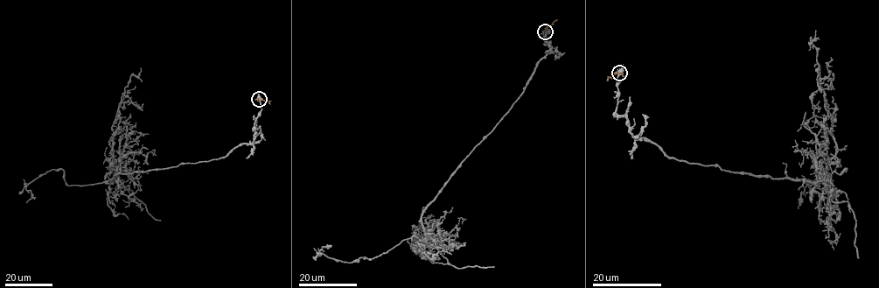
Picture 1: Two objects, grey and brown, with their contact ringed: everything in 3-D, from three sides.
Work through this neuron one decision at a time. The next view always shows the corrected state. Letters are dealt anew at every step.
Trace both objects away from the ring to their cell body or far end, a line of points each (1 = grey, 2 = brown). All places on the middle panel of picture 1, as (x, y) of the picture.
1: (546, 31), (548, 52), (524, 92), (422, 216), (424, 239), (349, 262), (321, 247)
2: (545, 31), (557, 19)

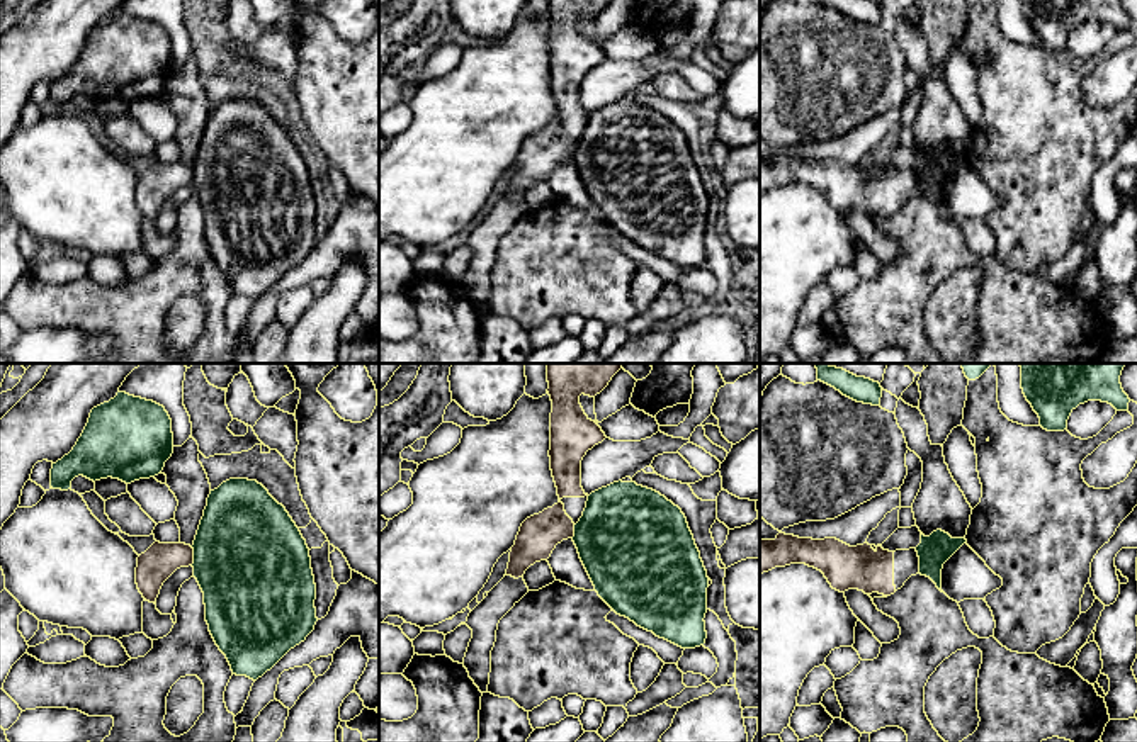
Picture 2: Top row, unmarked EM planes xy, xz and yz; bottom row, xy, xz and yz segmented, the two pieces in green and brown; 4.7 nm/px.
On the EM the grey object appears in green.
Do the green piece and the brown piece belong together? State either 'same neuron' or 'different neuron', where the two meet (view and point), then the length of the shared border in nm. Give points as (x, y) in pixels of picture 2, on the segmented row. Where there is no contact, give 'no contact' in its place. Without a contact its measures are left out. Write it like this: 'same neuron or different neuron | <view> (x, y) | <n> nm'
different neuron | xy (194, 556) | 90 nm

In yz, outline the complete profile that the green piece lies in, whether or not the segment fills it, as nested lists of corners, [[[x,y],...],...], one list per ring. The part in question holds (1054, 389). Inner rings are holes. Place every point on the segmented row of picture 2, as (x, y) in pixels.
[[[1020,363],[1021,389],[1047,431],[1064,431],[1071,413],[1088,401],[1129,411],[1120,384],[1127,363]]]

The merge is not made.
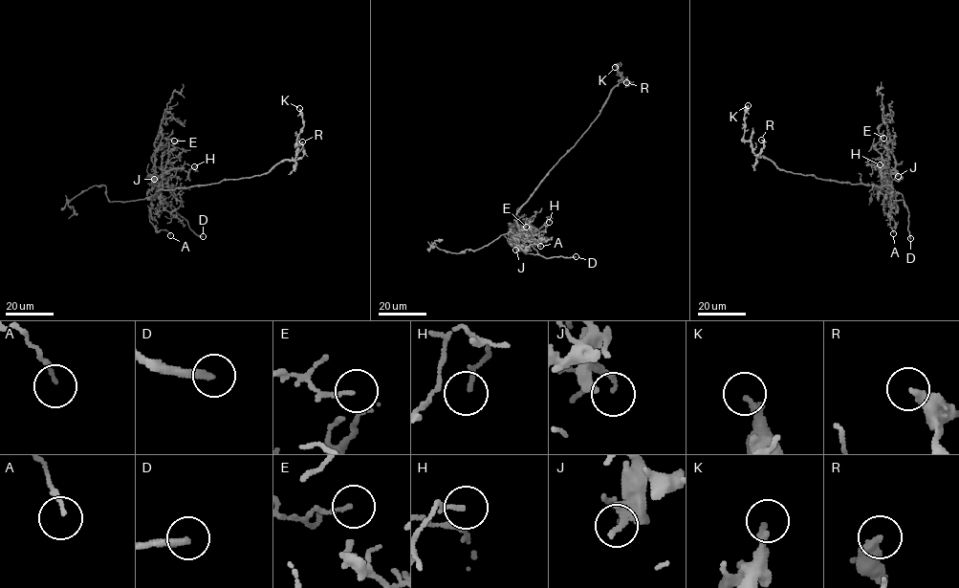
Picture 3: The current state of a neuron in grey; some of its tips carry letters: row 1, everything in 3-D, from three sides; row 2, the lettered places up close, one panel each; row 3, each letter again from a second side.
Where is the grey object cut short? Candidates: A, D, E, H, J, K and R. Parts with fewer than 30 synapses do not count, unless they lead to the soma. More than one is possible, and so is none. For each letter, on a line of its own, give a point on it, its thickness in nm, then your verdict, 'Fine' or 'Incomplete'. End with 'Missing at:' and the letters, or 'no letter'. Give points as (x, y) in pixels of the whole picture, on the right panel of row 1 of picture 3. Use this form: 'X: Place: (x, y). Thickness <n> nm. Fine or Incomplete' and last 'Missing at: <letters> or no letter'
A: Place: (893, 233). Thickness 130 nm. Fine
D: Place: (910, 238). Thickness 280 nm. Incomplete
E: Place: (883, 138). Thickness 120 nm. Fine
H: Place: (880, 164). Thickness 120 nm. Fine
J: Place: (898, 176). Thickness 110 nm. Fine
K: Place: (748, 105). Thickness 240 nm. Fine
R: Place: (761, 140). Thickness 340 nm. Fine
Missing at: D

